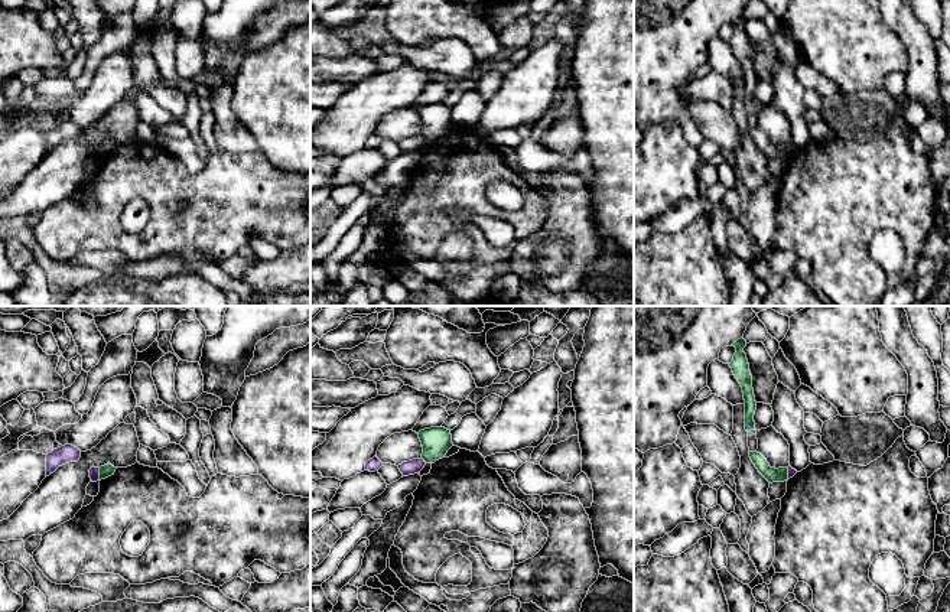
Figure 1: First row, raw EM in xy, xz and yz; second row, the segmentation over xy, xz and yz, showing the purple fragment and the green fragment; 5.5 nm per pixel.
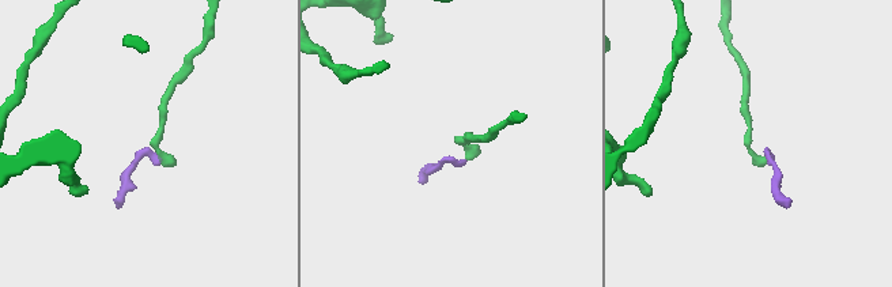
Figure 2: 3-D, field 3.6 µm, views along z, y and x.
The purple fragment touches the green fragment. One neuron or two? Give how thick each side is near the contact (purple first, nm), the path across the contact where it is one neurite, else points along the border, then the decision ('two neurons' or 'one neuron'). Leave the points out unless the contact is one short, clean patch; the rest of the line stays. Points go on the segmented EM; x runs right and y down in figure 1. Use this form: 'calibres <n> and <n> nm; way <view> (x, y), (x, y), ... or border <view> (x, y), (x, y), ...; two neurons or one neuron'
calibres 60 and 70 nm; border xy (98, 468), (100, 479); two neurons

